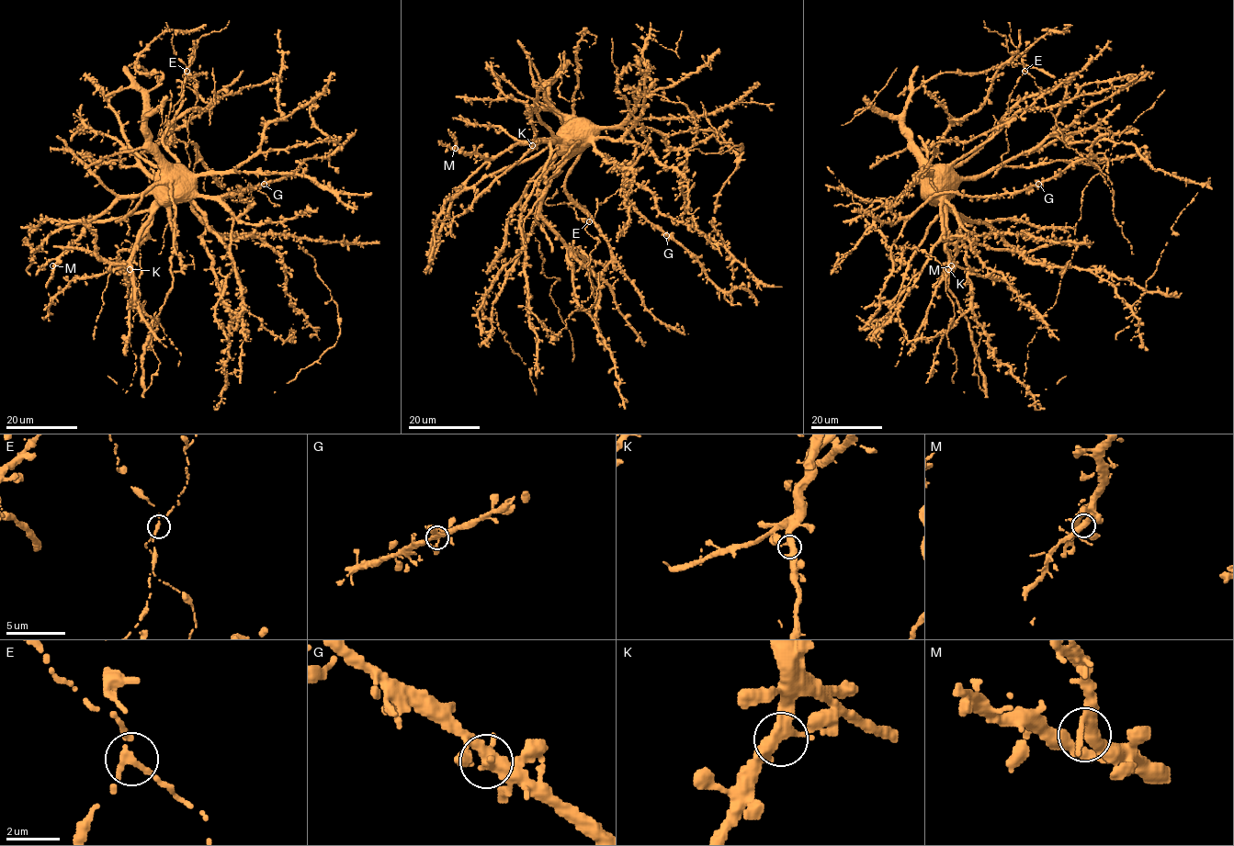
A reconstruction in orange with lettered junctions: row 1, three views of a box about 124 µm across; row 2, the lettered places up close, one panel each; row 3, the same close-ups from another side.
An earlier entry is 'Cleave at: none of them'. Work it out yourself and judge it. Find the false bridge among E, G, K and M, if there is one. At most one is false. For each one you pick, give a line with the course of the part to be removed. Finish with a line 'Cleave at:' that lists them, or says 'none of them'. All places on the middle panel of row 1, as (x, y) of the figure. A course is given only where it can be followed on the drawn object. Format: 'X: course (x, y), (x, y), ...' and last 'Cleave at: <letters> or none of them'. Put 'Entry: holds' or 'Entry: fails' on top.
Entry: fails
E: course (588, 221), (585, 230), (600, 242), (591, 252), (588, 269), (593, 291), (560, 330)
Cleave at: E

